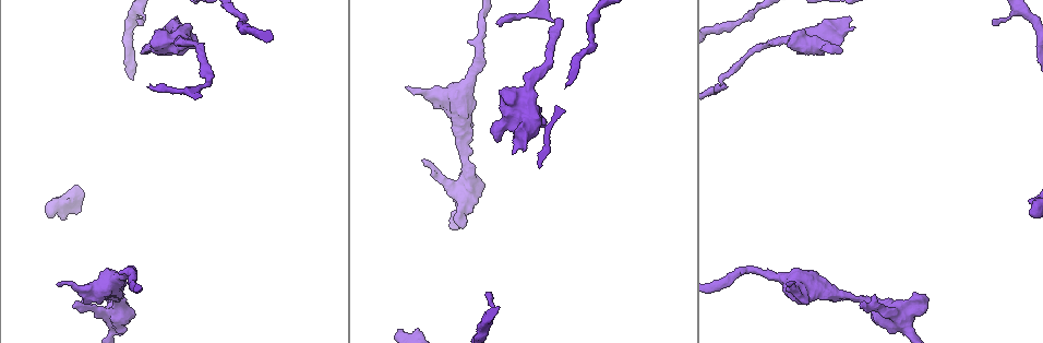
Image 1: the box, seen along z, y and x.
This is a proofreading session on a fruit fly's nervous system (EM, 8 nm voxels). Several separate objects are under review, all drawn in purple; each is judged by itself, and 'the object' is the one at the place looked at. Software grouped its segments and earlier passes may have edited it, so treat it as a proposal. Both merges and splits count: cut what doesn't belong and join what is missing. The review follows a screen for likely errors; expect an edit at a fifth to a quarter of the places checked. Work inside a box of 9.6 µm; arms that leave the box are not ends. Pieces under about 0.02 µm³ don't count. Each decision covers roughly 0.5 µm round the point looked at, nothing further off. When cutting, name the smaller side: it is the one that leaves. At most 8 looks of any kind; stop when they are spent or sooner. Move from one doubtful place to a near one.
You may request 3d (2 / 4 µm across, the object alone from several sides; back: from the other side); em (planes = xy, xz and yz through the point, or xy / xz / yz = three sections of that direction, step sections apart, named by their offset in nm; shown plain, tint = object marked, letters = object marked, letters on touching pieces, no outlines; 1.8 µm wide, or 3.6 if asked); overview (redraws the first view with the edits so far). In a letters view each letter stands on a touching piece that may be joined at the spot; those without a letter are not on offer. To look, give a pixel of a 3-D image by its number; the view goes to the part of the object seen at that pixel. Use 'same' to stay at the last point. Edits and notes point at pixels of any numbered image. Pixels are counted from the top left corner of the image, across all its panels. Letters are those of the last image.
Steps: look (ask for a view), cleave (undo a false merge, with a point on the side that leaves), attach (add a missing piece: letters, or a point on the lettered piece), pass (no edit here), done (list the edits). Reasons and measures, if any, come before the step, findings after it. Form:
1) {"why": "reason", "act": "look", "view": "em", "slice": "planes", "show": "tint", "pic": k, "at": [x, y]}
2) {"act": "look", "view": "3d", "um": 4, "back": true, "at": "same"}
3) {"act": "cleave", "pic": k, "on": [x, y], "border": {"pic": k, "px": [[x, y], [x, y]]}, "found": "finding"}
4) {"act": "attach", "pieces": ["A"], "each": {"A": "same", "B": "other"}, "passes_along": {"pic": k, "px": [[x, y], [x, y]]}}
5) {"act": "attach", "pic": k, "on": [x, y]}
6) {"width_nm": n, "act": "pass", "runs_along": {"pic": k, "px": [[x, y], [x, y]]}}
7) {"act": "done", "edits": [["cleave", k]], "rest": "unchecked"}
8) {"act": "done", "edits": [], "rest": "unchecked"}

{"why": "tapers out", "act": "look", "view": "em", "slice": "xz", "step": 4, "show": "tint", "pic": 1, "at": [151, 86]}

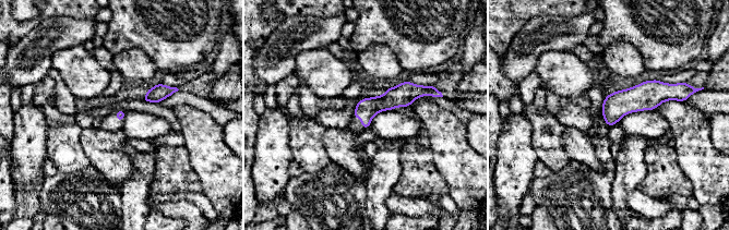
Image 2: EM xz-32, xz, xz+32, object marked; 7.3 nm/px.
{"act": "look", "view": "em", "slice": "planes", "show": "letters", "at": "same"}

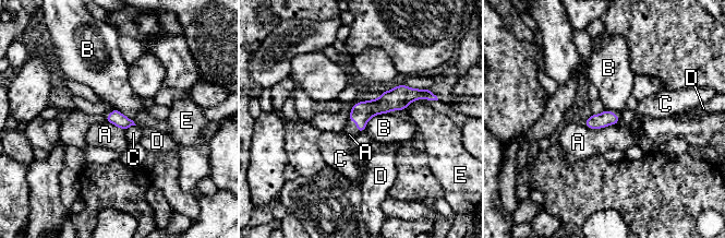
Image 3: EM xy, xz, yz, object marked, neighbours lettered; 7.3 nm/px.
{"width_nm": 100, "act": "pass", "each": {"A": "other", "B": "other", "C": "other", "D": "other", "E": "other"}, "found": "none of them fits"}

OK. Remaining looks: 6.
{"why": "thick turns thin", "act": "look", "view": "3d", "um": 4, "back": true, "pic": 1, "at": [178, 36]}

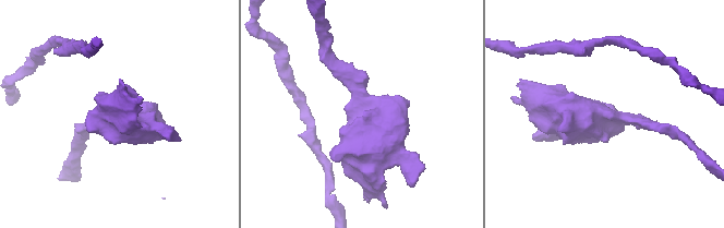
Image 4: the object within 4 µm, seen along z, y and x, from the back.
{"why": "now the EM", "act": "look", "view": "em", "um": 3.6, "slice": "planes", "show": "letters", "pic": 4, "at": [602, 113]}

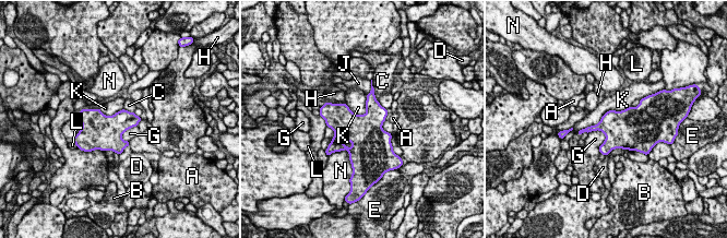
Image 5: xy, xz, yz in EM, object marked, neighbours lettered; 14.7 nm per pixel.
{"act": "pass", "each": {"A": "other", "B": "other", "C": "other", "D": "other", "E": "other", "G": "other", "H": "other", "J": "other", "K": "other", "L": "other", "N": "other"}, "border": {"pic": 5, "px": [[630, 105], [608, 110], [576, 133]]}, "found": "continuous, no second neuron"}

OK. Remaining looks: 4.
{"act": "look", "view": "em", "slice": "planes", "show": "plain", "pic": 1, "at": [863, 309]}

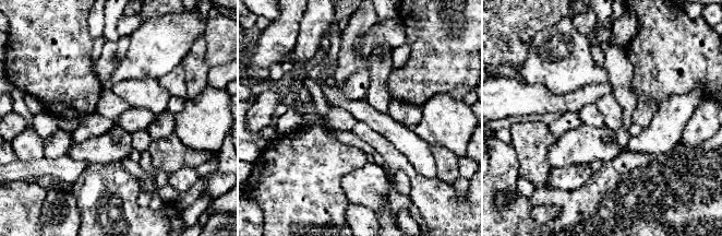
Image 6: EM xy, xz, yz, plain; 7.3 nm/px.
{"act": "look", "view": "em", "slice": "planes", "show": "letters", "at": "same"}

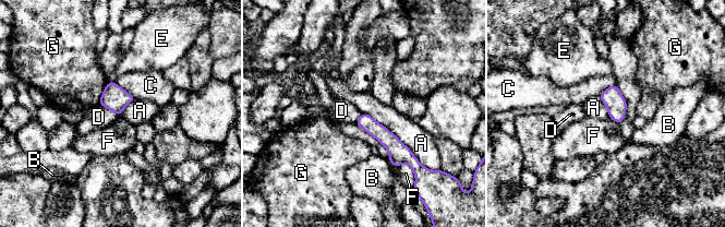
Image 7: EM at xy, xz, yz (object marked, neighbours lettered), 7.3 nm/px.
{"act": "pass", "each": {"A": "other", "B": "other", "C": "other", "D": "other", "E": "other", "F": "other", "G": "other"}, "runs_along": {"pic": 7, "px": [[362, 117], [402, 154], [411, 158]]}, "found": "none of them fits"}

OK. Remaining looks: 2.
{"act": "done", "edits": [], "rest": "unchecked"}

